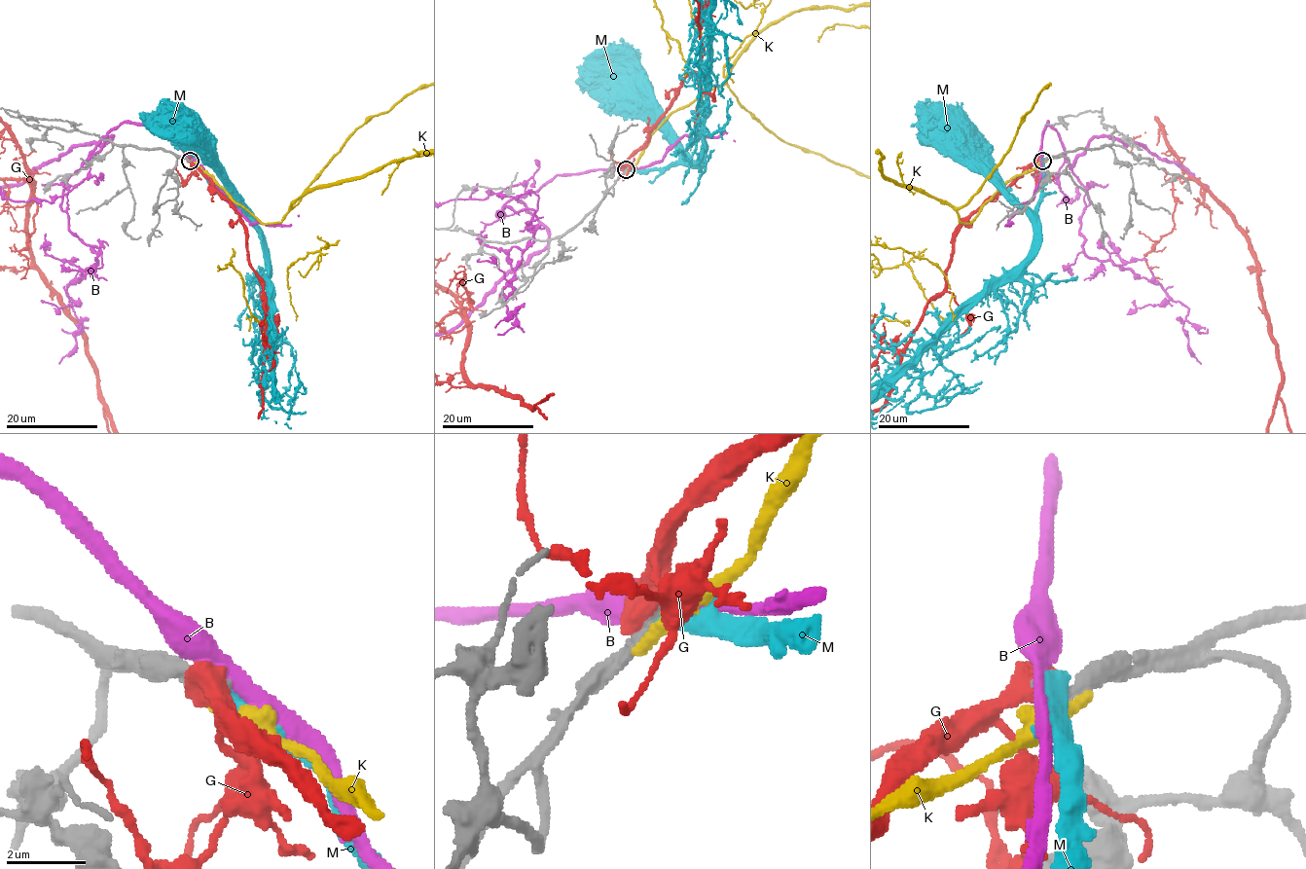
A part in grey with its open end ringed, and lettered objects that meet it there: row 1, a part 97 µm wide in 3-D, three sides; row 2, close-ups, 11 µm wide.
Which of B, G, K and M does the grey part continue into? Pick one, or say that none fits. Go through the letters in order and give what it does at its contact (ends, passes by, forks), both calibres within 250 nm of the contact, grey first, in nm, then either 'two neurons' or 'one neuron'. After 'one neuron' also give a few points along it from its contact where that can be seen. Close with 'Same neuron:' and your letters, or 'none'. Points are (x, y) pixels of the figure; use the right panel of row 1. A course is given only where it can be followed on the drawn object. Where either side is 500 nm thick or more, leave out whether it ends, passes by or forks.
B: it passes by; 240 nm thick on the grey side, 380 nm on the other; two neurons
G: 340 nm thick on the grey side, 750 nm on the other; two neurons
K: it ends there; 320 nm thick on the grey side, 300 nm on the other; two neurons
M: it ends there; 340 nm thick on the grey side, 480 nm on the other; two neurons
Same neuron: none

